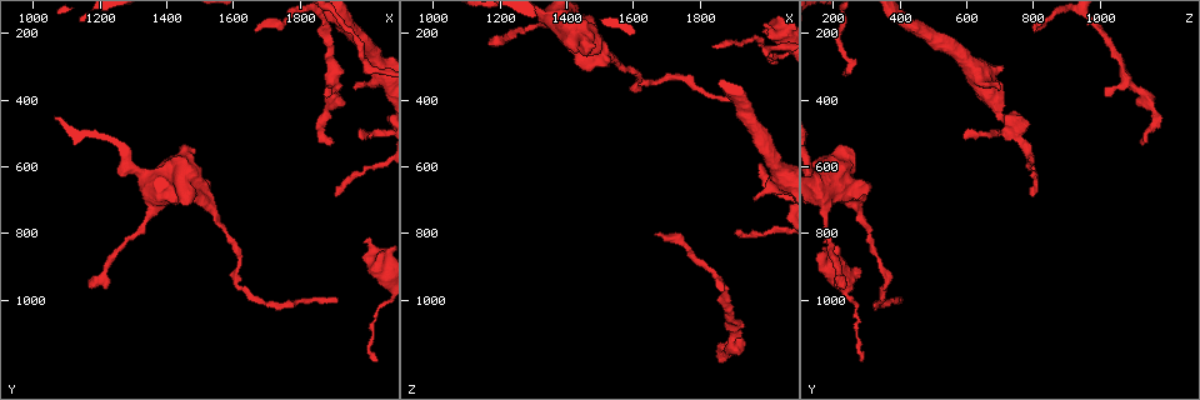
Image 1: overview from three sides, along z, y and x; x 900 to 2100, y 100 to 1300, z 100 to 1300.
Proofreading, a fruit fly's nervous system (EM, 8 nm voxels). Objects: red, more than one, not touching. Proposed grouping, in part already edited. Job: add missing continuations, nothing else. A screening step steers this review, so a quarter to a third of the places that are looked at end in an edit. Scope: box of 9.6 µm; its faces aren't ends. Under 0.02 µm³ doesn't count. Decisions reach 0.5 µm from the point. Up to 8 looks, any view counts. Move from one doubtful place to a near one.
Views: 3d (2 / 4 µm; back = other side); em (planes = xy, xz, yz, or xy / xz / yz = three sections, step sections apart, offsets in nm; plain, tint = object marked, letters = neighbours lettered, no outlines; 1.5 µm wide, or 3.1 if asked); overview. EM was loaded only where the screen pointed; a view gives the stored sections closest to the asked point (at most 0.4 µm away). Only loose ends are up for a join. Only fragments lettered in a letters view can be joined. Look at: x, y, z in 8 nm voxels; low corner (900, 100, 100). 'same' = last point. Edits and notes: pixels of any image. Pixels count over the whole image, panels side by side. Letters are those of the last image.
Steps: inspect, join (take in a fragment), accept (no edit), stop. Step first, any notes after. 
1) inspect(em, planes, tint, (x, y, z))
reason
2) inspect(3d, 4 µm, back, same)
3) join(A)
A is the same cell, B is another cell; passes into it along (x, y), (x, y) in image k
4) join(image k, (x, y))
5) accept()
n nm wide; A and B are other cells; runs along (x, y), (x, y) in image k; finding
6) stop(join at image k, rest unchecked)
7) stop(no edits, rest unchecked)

inspect(em, planes, letters, (2000, 820, 180))
an open end

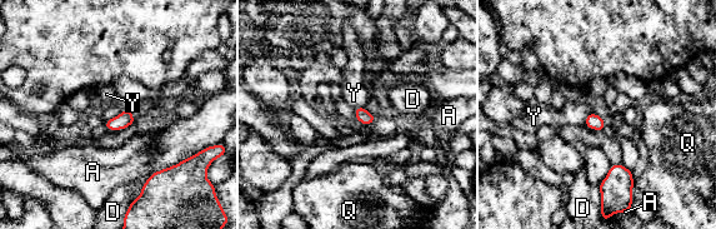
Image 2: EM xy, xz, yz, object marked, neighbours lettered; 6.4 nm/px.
accept()
A, D, Q and Y are other cells; border along (590, 113), (584, 124) in image 2; none of them fits

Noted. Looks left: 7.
inspect(3d, 4 µm, (1990, 520, 590))
an open end

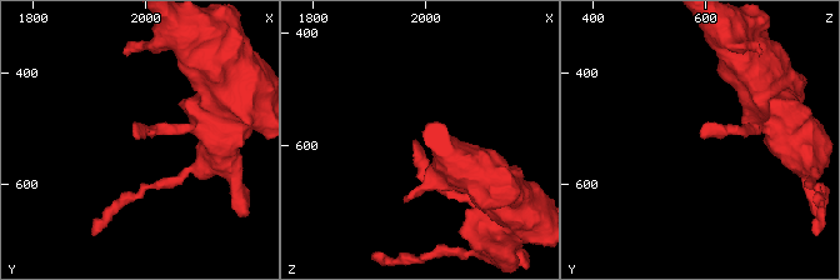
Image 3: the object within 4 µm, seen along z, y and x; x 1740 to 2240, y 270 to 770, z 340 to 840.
inspect(em, xy, step 4, letters, (1990, 520, 595))

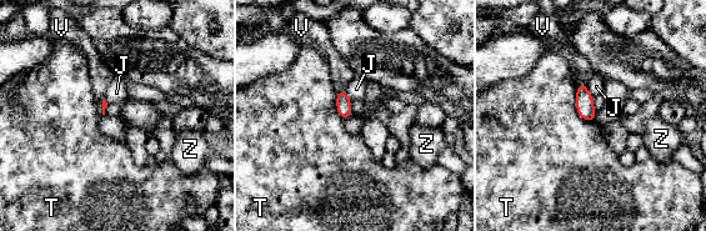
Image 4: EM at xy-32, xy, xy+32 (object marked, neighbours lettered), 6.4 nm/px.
inspect(em, planes, letters, same)
cut it another way

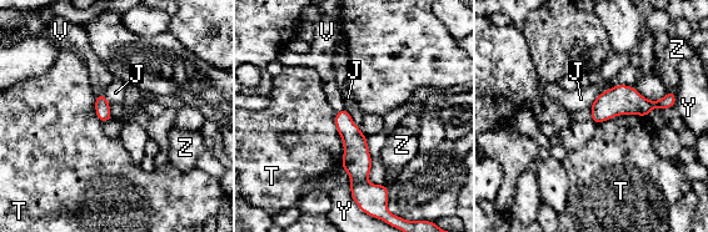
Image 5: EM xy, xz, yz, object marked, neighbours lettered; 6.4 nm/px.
join(V)
T touches over 380 nm; V is the same cell, J, T, Y and Z are other cells; it goes on there

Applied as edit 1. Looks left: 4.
inspect(3d, 4 µm, back, (1900, 530, 1130))
free end

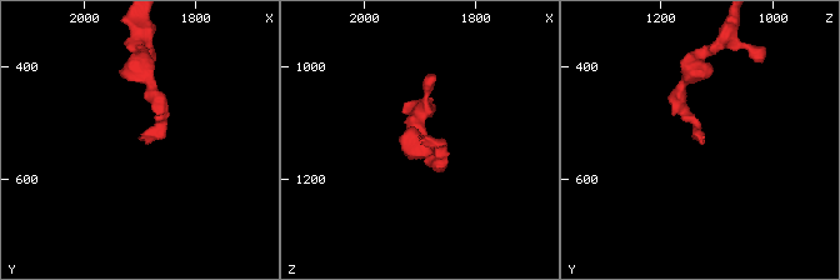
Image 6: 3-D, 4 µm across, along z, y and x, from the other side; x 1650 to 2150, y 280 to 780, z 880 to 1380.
inspect(em, xy, step 8, letters, (1900, 530, 1130))
now the EM

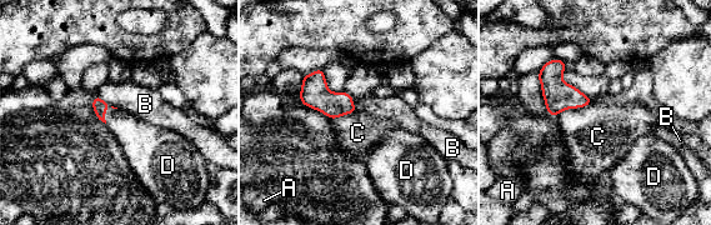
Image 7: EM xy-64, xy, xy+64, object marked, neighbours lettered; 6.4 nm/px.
inspect(em, yz, step 4, letters, same)
another direction

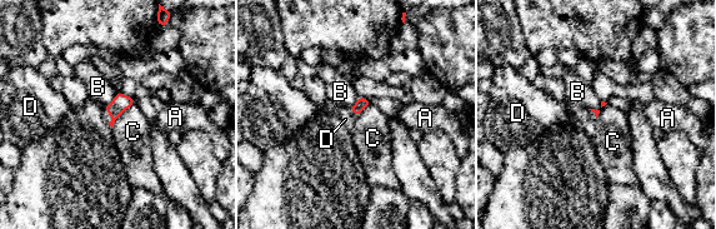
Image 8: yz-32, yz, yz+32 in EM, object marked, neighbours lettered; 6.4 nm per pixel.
join(D)
C touches over 220 nm; D is the same cell, A, B and C are other cells; passes into it along (362, 103), (353, 111), (349, 118) in image 8; it goes on there

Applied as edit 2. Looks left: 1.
stop(join at image 5, join at image 8, rest unchecked)

